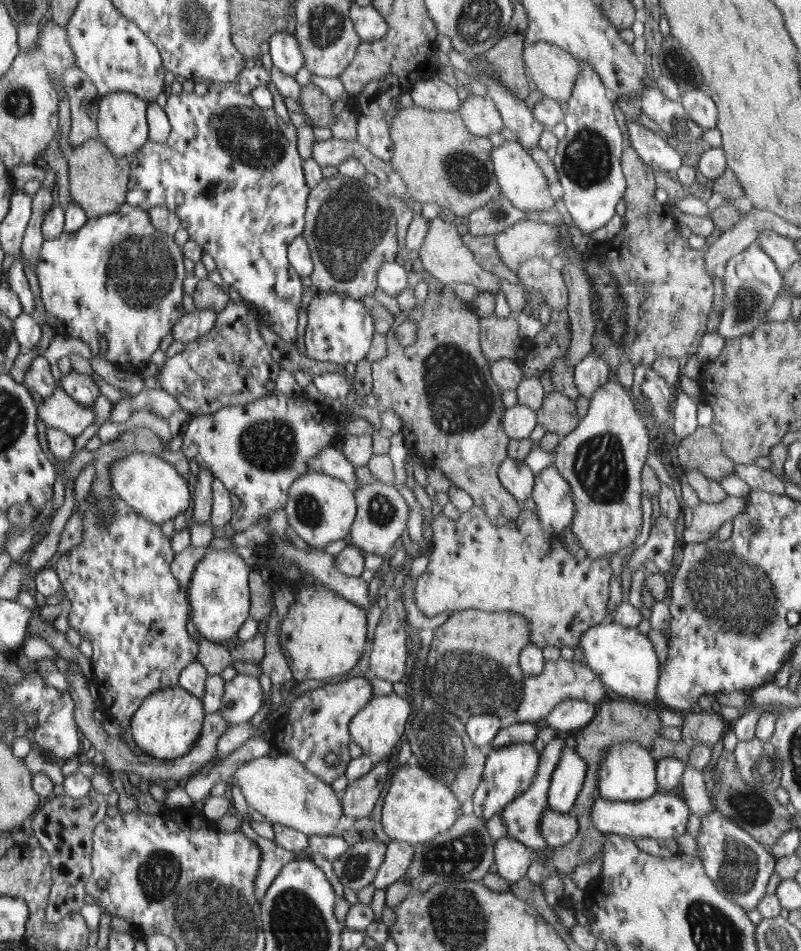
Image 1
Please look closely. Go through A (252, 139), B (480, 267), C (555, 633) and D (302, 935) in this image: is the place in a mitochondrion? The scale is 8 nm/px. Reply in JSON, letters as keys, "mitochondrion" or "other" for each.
{"A":"mitochondrion","B":"other","C":"other","D":"mitochondrion"}

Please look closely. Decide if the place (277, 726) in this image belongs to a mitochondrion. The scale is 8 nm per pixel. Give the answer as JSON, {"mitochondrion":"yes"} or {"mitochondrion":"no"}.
{"mitochondrion":"no"}

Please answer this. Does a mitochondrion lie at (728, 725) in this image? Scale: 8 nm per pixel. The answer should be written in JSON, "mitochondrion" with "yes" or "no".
{"mitochondrion":"no"}

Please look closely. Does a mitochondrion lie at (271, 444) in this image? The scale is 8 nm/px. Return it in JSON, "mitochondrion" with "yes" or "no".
{"mitochondrion":"yes"}

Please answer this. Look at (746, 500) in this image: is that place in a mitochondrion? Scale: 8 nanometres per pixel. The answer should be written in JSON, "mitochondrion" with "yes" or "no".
{"mitochondrion":"no"}

